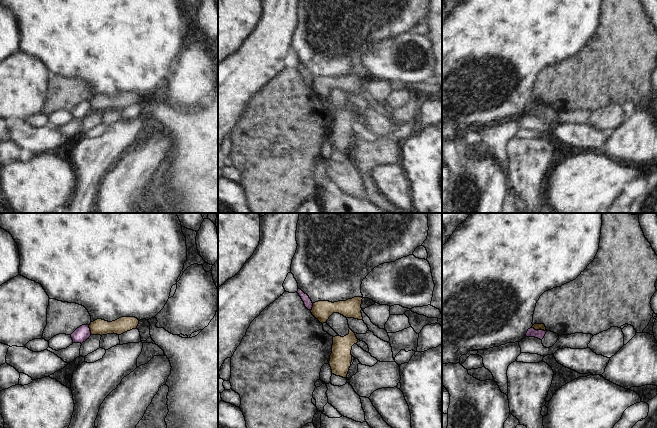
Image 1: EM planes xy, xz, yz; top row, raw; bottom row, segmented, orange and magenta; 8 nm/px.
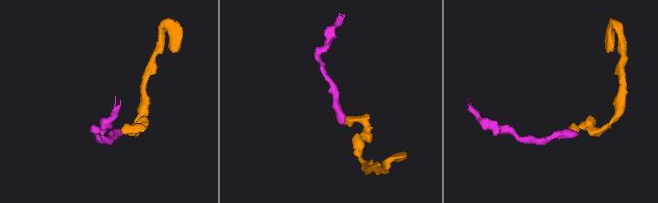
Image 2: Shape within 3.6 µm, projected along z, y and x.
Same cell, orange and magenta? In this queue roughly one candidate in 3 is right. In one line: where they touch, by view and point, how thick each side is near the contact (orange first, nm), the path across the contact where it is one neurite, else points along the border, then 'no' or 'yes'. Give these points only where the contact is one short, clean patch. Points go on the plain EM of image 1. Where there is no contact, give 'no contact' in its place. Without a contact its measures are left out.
meets orange in yz at (539, 105); 50 nm thick on the orange side, 70 nm on the other; border along yz (532, 103), (546, 107); no

